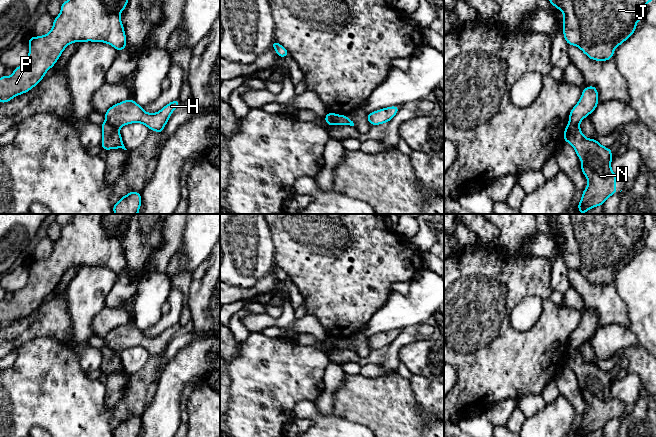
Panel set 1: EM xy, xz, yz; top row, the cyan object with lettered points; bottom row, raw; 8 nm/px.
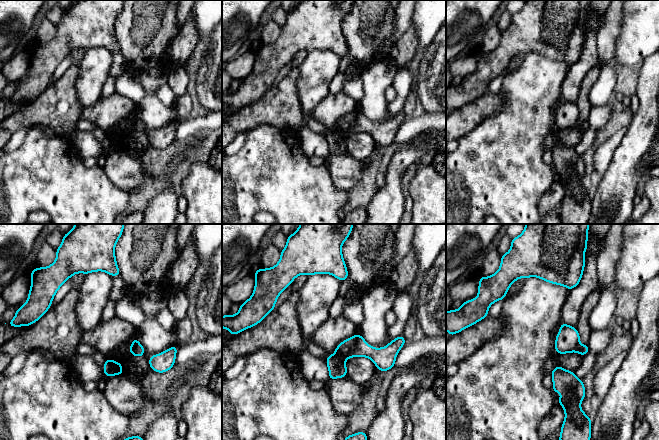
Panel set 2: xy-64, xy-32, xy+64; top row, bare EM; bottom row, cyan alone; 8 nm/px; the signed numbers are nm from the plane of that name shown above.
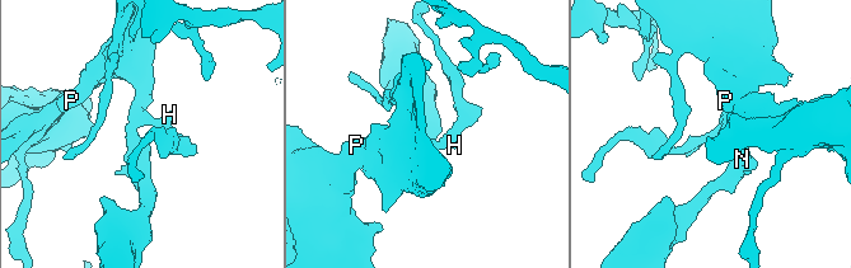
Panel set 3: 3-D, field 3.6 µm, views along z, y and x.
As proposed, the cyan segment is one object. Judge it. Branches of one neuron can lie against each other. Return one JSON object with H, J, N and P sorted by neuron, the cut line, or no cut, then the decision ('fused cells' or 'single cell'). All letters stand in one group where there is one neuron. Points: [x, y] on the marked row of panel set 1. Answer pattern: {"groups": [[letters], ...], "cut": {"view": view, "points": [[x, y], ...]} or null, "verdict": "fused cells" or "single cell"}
{"groups": [["H", "J", "P"], ["N"]], "cut": {"view": "xy", "points": [[106, 120], [118, 129]]}, "verdict": "fused cells"}

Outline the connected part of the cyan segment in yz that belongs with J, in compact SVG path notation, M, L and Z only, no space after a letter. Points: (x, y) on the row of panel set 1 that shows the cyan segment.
M549 0L549 2L564 14L563 35L567 44L579 47L592 60L604 62L611 59L615 48L636 31L637 22L644 18L645 4L649 5L653 0Z

